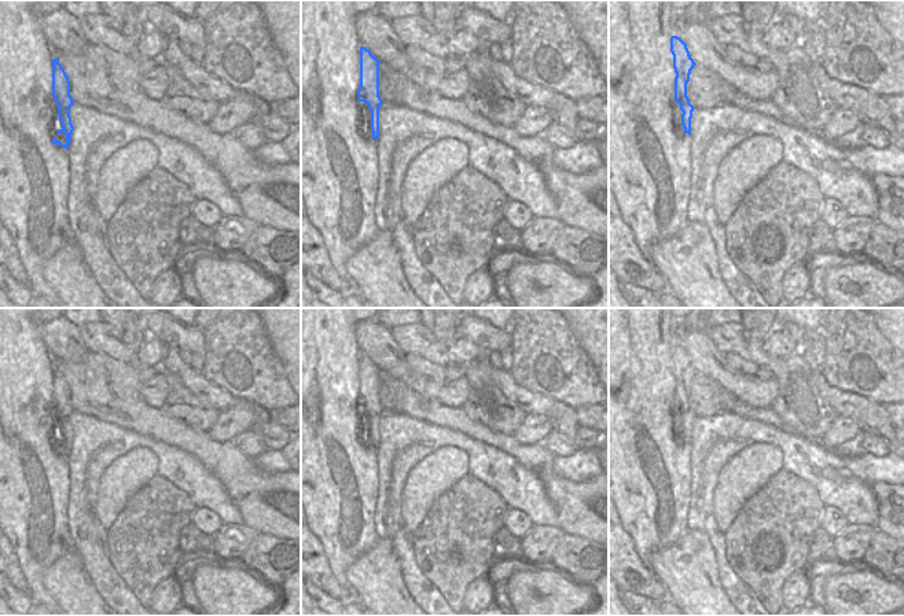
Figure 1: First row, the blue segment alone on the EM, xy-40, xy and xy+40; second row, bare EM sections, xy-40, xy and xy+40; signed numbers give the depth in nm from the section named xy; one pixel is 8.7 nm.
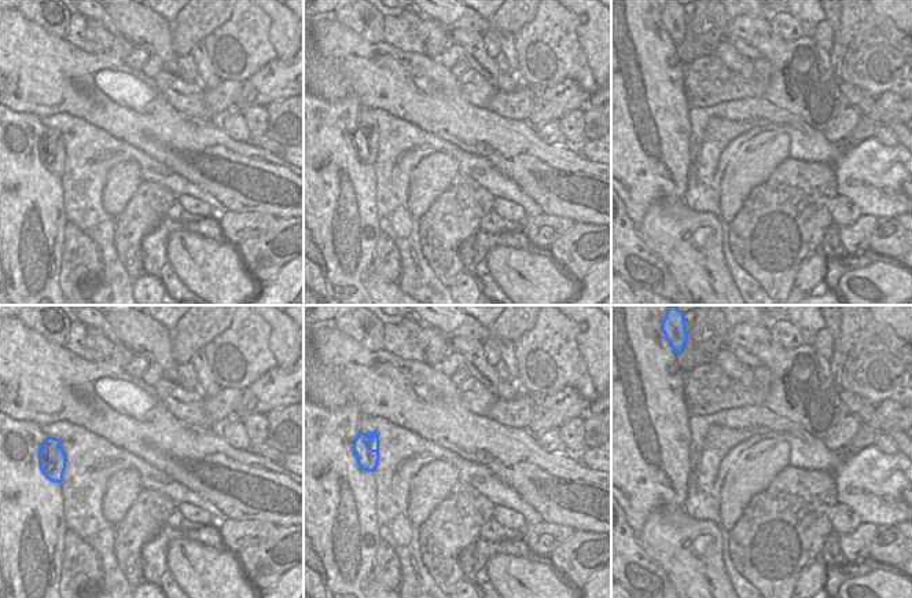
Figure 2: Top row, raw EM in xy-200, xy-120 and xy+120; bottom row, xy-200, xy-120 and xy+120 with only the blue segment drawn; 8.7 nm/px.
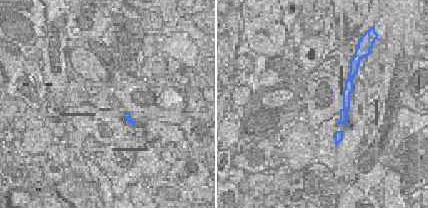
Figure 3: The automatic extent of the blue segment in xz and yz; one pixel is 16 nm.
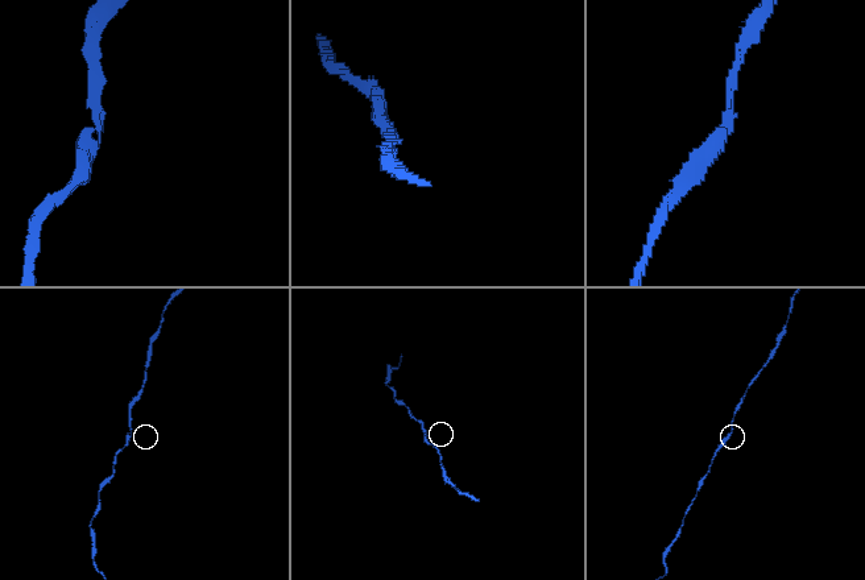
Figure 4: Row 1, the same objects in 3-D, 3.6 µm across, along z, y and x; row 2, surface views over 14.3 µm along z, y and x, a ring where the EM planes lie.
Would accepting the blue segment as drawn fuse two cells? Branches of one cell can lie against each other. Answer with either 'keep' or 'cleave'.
keep

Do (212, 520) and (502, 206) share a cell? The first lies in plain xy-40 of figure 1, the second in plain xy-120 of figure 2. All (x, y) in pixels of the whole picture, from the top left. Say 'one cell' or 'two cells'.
one cell

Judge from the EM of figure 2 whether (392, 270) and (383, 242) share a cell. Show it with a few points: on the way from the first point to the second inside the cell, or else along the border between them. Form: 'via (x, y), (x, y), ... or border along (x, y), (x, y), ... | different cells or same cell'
via (385, 263), (382, 261), (383, 249) | same cell

